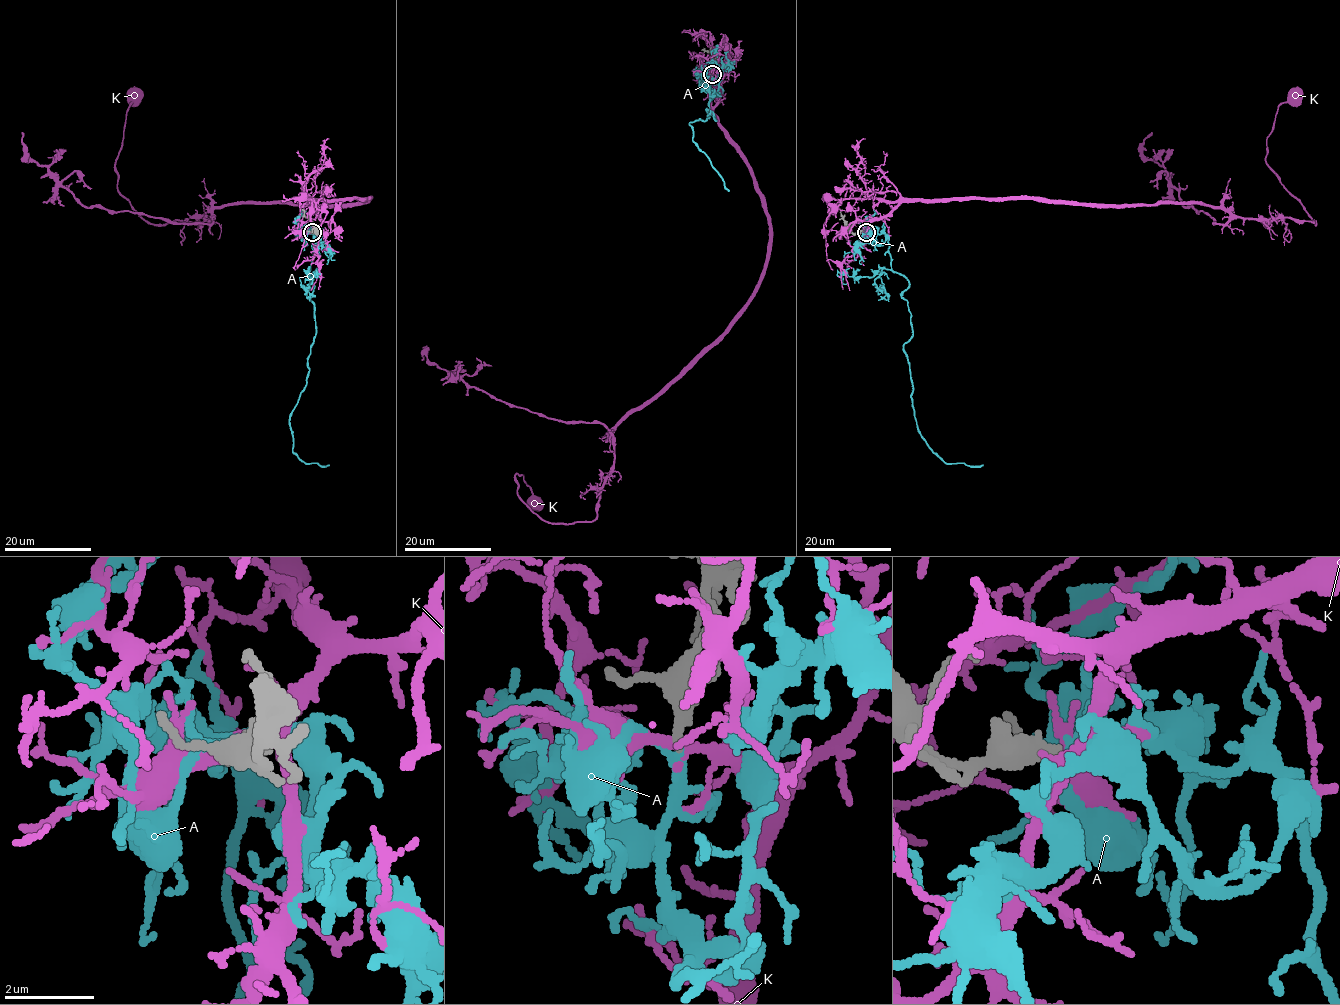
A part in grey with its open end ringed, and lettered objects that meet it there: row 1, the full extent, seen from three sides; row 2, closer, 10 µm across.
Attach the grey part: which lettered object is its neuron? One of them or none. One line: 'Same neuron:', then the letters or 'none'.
Same neuron: A

